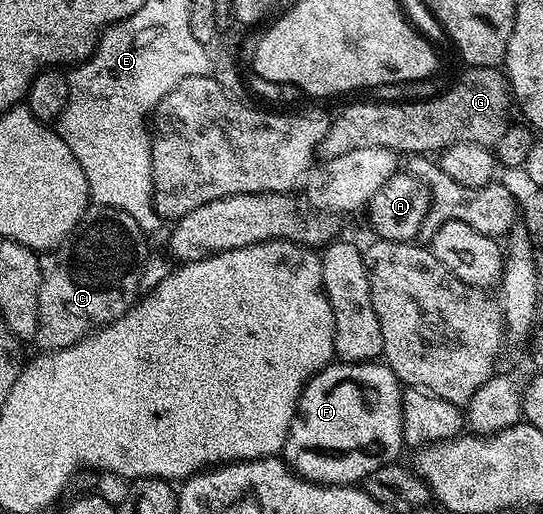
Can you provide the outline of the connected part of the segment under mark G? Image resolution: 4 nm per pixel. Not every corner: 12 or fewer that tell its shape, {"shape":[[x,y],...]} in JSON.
{"shape":[[464,71],[424,102],[355,102],[318,153],[454,142],[495,147],[513,122],[504,71]]}

